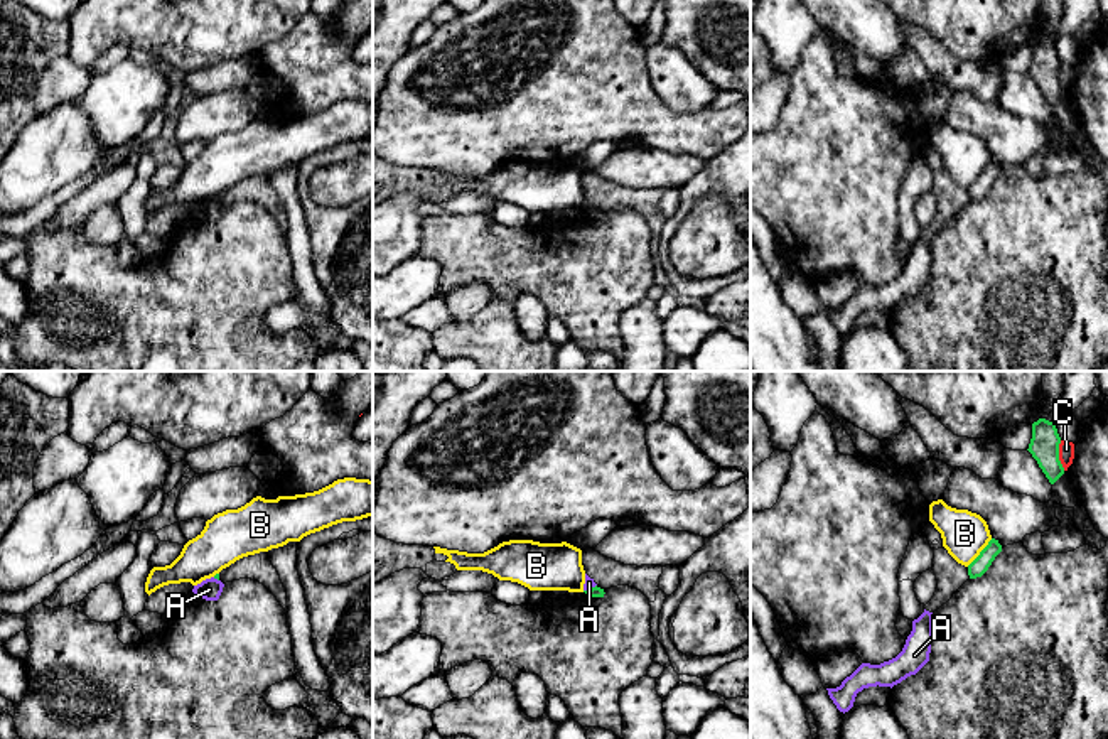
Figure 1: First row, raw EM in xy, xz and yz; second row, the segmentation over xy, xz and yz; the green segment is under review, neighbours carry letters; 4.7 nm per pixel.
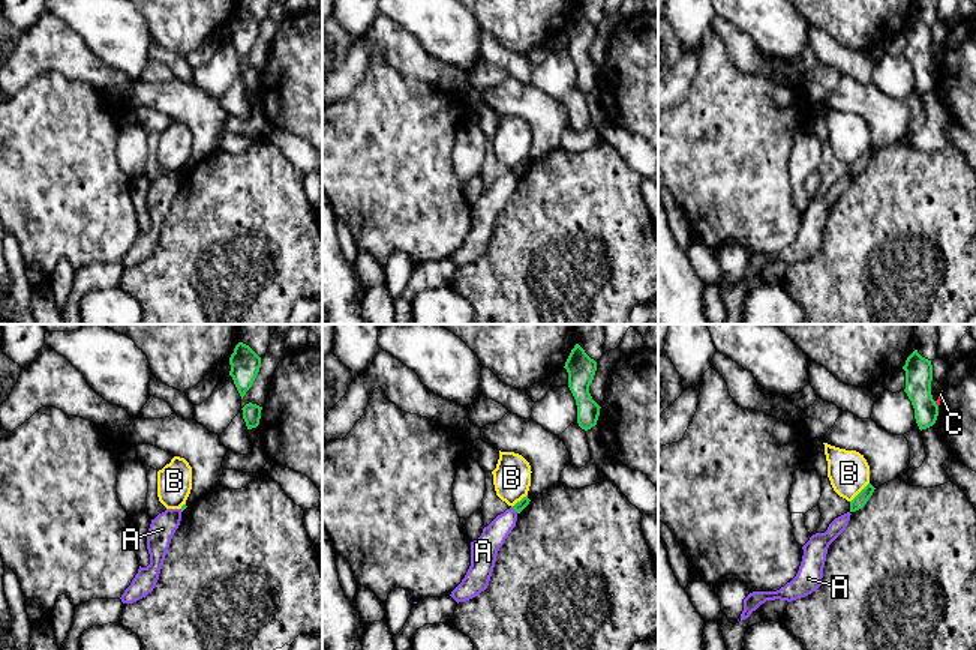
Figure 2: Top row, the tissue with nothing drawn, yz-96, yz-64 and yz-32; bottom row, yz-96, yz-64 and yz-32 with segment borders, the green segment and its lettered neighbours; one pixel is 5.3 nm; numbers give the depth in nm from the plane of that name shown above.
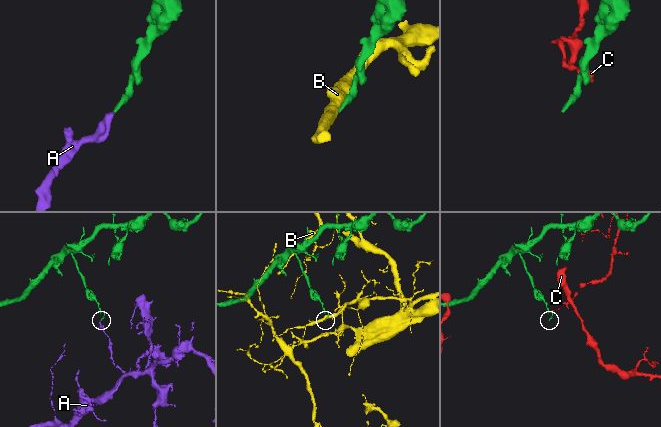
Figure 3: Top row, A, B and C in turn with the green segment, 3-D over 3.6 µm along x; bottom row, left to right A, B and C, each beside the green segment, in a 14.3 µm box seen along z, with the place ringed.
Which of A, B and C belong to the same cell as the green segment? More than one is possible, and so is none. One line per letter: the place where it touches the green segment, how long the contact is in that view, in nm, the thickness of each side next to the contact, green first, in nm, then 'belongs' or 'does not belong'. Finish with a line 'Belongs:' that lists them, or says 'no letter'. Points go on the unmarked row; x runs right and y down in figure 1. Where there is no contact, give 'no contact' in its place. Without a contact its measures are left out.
A: xz (589, 211) | 70 nm | 50/50 nm | does not belong
B: yz (980, 174) | 180 nm | 80/220 nm | does not belong
C: yz (1058, 78) | 150 nm | 140/80 nm | does not belong
Belongs: no letter

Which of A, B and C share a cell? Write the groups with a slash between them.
A / B / C

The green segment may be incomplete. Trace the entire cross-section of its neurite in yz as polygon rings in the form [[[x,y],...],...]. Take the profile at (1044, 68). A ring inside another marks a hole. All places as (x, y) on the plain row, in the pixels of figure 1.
[[[1039,40],[1032,46],[1032,61],[1027,73],[1037,83],[1051,106],[1064,96],[1064,89],[1059,83],[1059,66],[1061,59],[1056,44]]]

